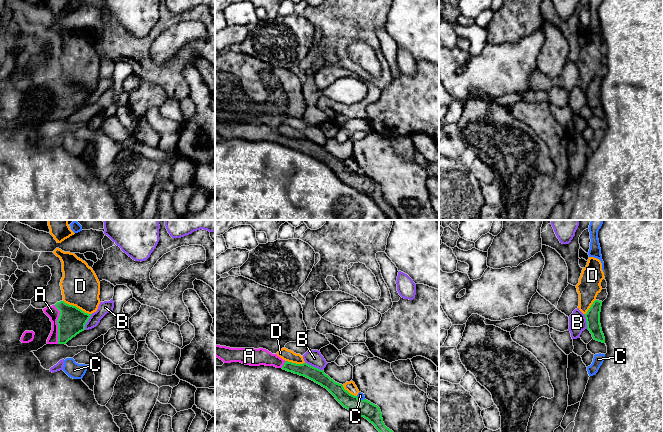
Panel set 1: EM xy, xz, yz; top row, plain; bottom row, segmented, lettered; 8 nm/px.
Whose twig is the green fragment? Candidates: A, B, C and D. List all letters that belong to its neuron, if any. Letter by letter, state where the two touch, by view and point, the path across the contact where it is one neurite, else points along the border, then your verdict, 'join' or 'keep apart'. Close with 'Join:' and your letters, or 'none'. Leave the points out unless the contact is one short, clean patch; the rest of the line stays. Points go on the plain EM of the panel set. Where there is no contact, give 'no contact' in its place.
A: xy (57, 99) | across xy (72, 96), (66, 99), (57, 99), (57, 93), (52, 88) | join
B: xz (314, 143) | along xz (305, 138), (322, 146) | keep apart
C: xz (360, 175) | keep apart
D: xy (76, 83) | keep apart
Join: A

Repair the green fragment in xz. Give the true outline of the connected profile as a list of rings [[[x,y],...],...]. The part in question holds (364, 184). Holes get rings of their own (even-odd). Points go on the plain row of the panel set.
[[[215,120],[215,132],[224,139],[240,138],[250,142],[274,142],[304,152],[326,164],[344,184],[367,195],[389,220],[400,220],[395,209],[385,202],[381,186],[377,181],[350,170],[342,160],[335,158],[323,146],[307,139],[296,140],[285,137],[277,130],[272,130],[263,124],[230,124]]]

